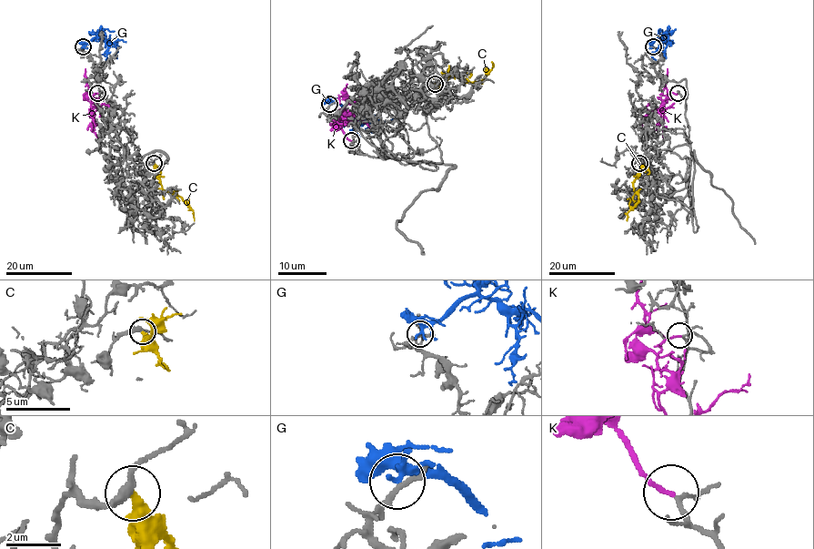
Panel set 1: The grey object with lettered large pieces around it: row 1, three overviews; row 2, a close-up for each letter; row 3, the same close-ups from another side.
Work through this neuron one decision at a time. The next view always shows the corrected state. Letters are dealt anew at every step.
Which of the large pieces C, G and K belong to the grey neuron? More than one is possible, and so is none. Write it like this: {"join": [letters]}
{"join": ["K"]}

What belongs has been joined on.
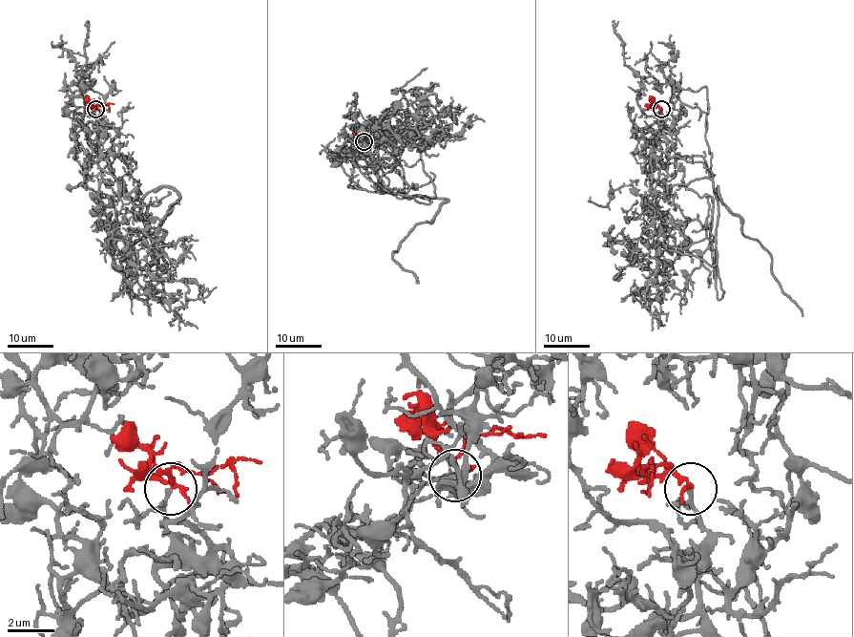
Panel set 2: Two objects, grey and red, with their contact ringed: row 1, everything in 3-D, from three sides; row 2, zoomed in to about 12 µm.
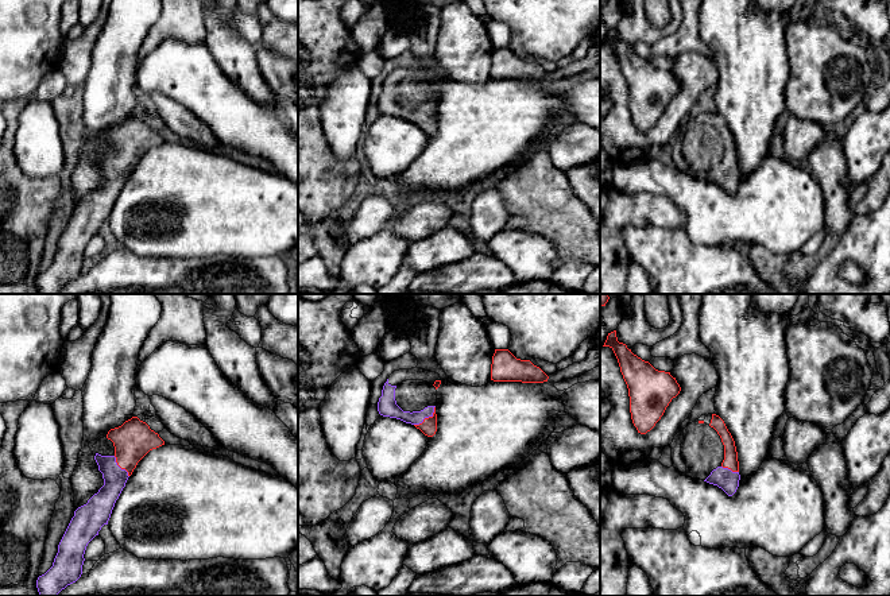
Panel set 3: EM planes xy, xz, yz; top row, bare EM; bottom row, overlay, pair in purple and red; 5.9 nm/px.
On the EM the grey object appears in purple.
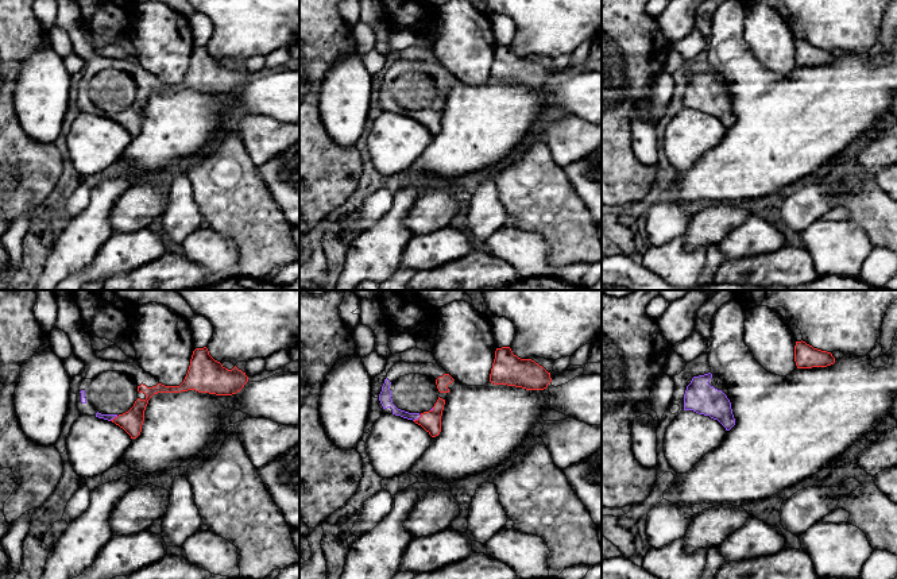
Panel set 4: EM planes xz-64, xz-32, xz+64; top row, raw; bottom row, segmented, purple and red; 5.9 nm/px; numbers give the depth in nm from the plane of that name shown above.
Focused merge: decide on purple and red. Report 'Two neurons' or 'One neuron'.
One neuron

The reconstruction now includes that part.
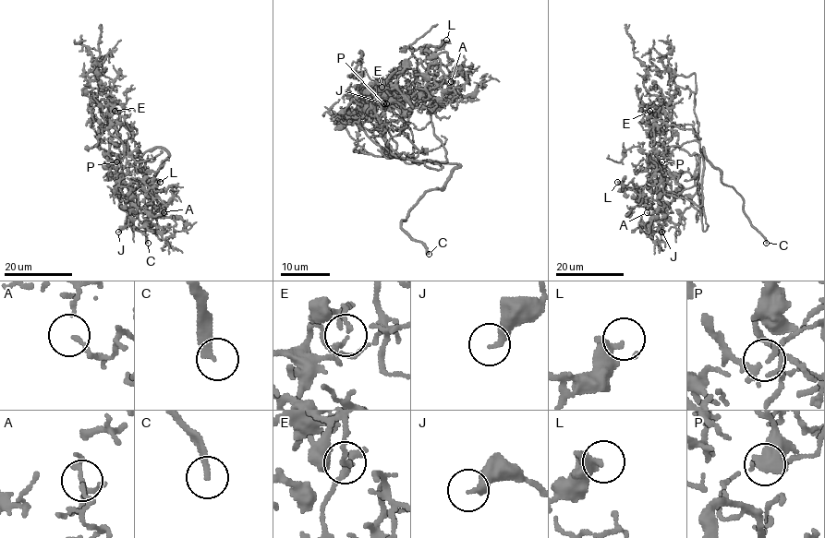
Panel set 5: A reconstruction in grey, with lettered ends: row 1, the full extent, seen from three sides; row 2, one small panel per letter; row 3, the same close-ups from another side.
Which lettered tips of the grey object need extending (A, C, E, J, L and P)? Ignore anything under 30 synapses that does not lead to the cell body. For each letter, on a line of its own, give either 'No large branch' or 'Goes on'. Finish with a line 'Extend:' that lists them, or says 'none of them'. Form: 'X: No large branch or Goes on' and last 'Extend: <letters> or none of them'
A: No large branch
C: No large branch
E: No large branch
J: No large branch
L: No large branch
P: No large branch
Extend: none of them

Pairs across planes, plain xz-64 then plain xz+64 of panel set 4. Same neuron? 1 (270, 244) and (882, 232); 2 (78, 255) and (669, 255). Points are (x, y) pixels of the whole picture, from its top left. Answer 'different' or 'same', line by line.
1: same
2: same

